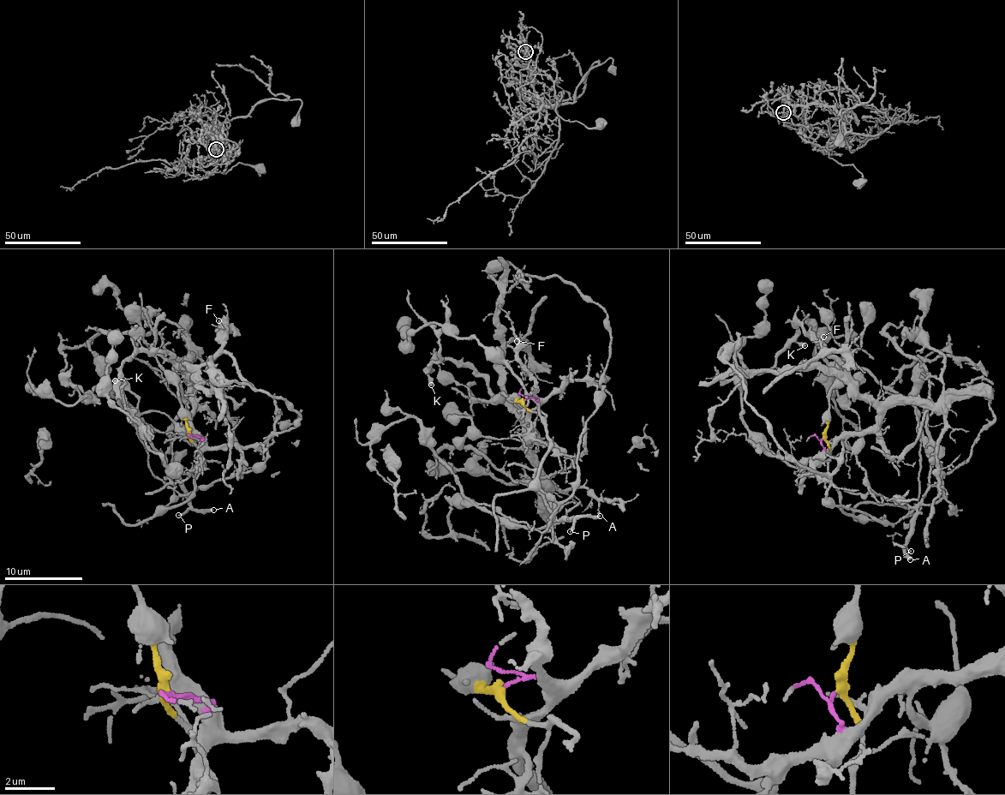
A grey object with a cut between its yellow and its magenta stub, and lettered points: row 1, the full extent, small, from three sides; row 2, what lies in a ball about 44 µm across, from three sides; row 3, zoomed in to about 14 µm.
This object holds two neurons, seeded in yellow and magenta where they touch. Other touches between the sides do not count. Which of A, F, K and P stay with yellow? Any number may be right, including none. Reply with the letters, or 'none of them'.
A, P

